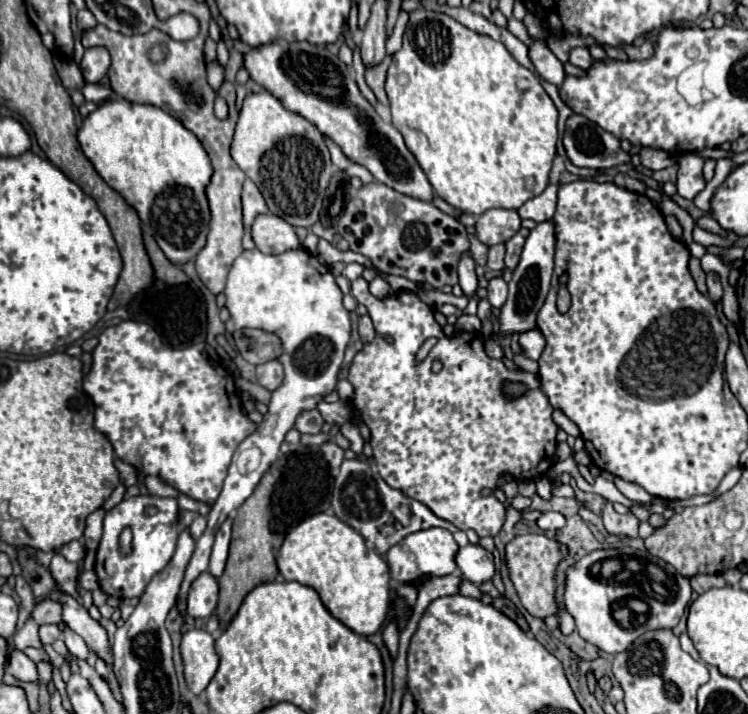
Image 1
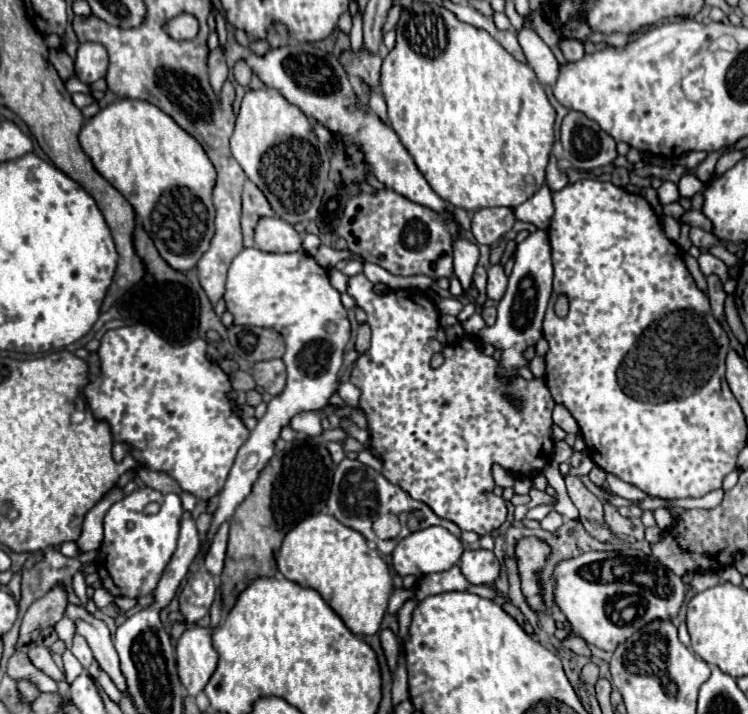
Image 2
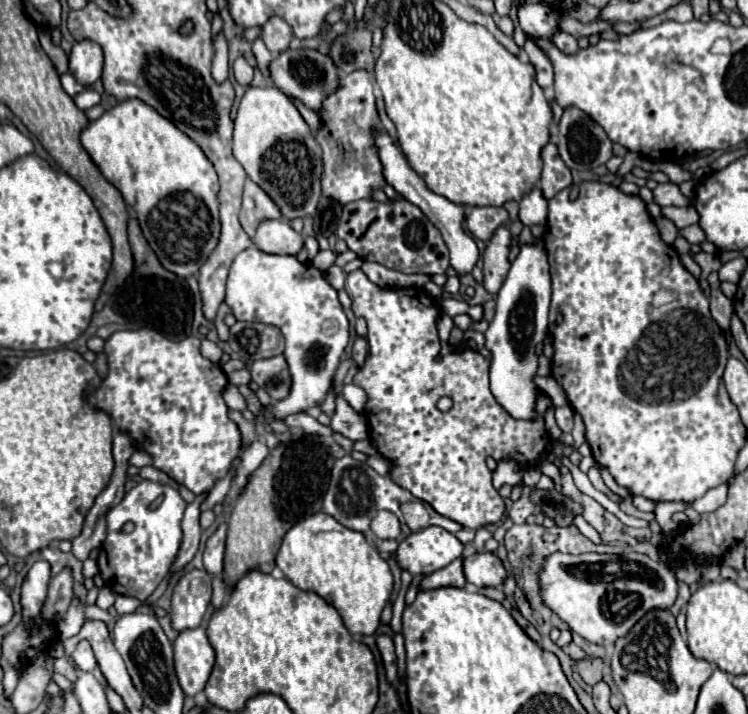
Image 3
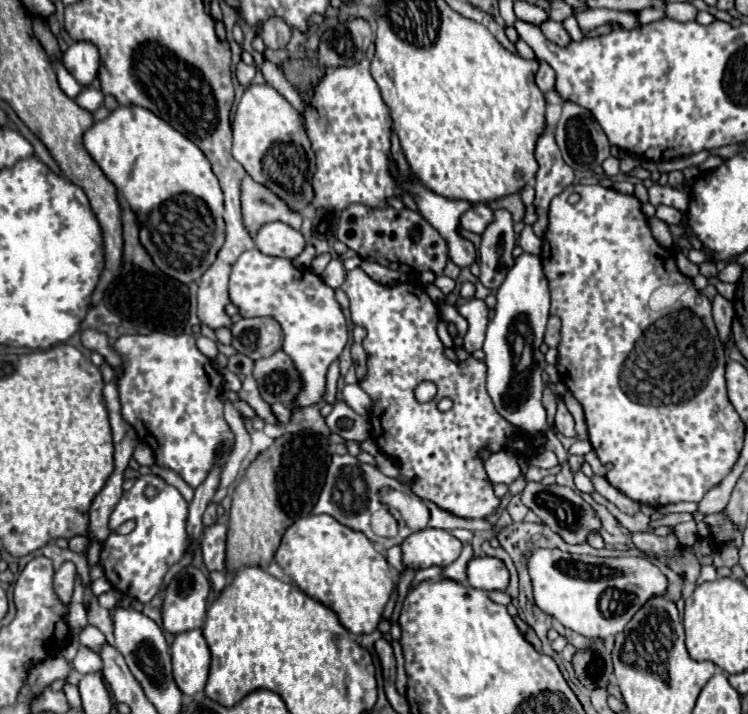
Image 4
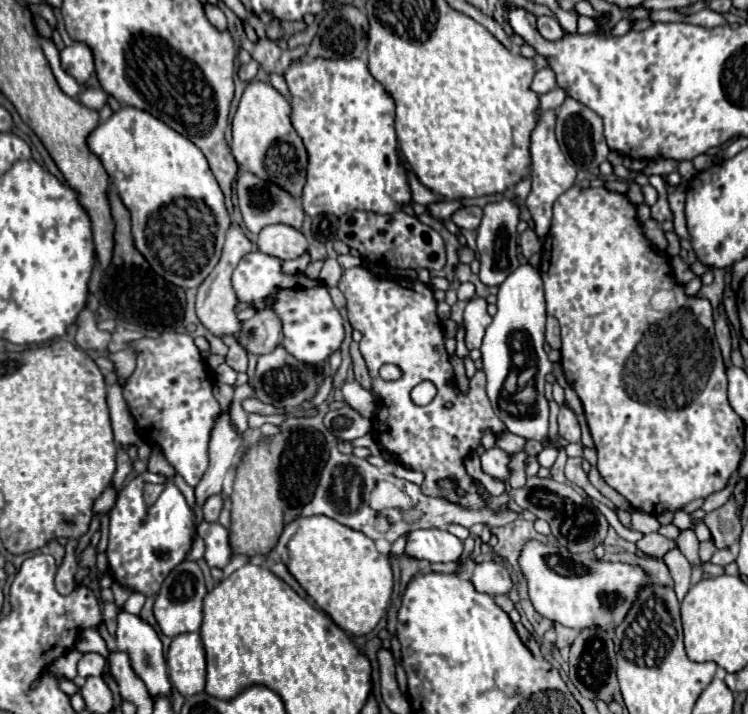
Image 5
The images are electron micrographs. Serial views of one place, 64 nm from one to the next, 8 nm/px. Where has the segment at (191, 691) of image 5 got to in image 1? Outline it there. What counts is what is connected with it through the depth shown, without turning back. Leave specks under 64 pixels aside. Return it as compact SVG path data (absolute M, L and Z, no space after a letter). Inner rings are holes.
M190 630L182 636L182 664L188 688L198 696L218 670L214 636L206 630Z

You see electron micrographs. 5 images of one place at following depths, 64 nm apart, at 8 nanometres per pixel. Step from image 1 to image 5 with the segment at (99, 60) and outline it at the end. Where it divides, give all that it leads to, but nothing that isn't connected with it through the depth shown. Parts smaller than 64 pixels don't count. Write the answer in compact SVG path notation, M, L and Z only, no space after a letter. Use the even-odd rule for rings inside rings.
M74 42L72 46L64 48L60 52L60 60L62 60L62 68L72 78L76 78L76 82L80 86L84 86L90 80L90 76L94 74L94 70L96 70L92 50L86 44L80 44L80 42Z

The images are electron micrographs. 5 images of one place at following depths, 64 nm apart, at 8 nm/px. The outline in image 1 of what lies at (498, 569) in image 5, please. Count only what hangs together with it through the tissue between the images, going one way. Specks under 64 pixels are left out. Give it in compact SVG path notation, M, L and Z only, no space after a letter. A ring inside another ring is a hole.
M466 544L456 552L456 566L462 576L474 584L482 584L494 576L492 554L478 544Z

